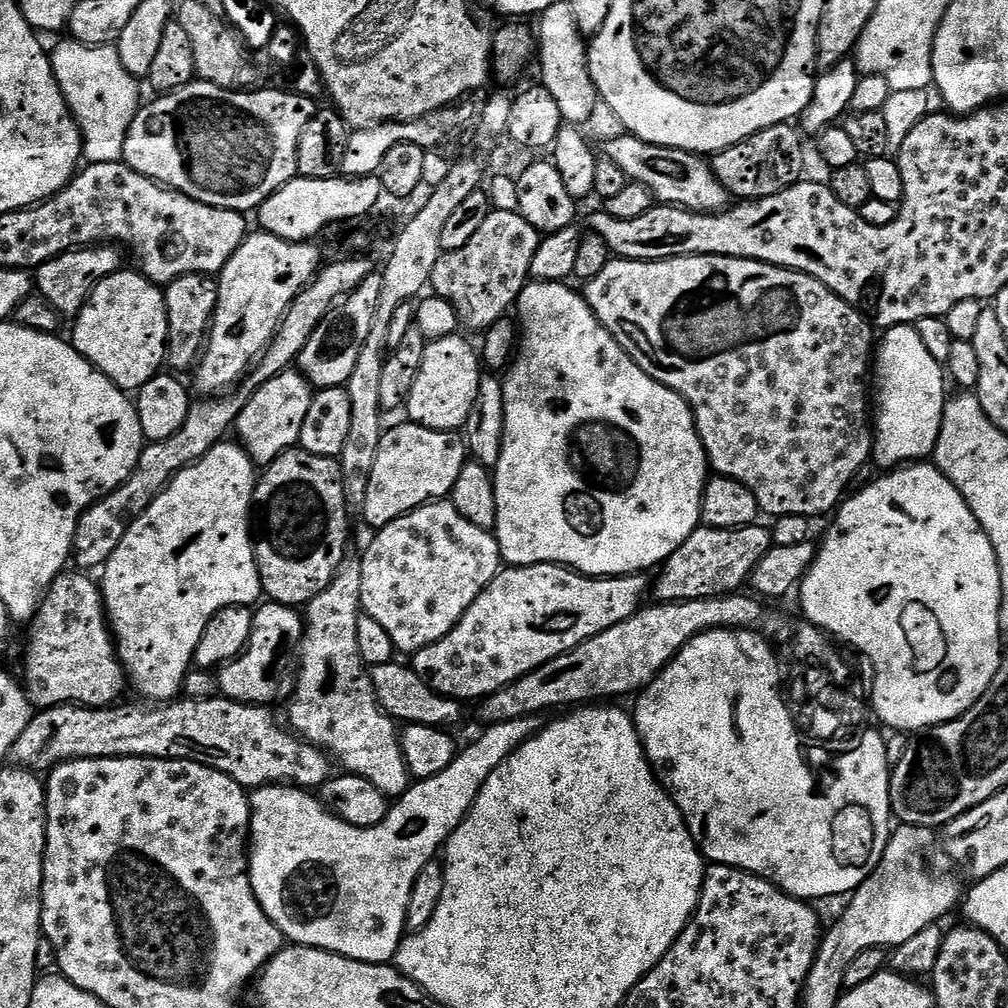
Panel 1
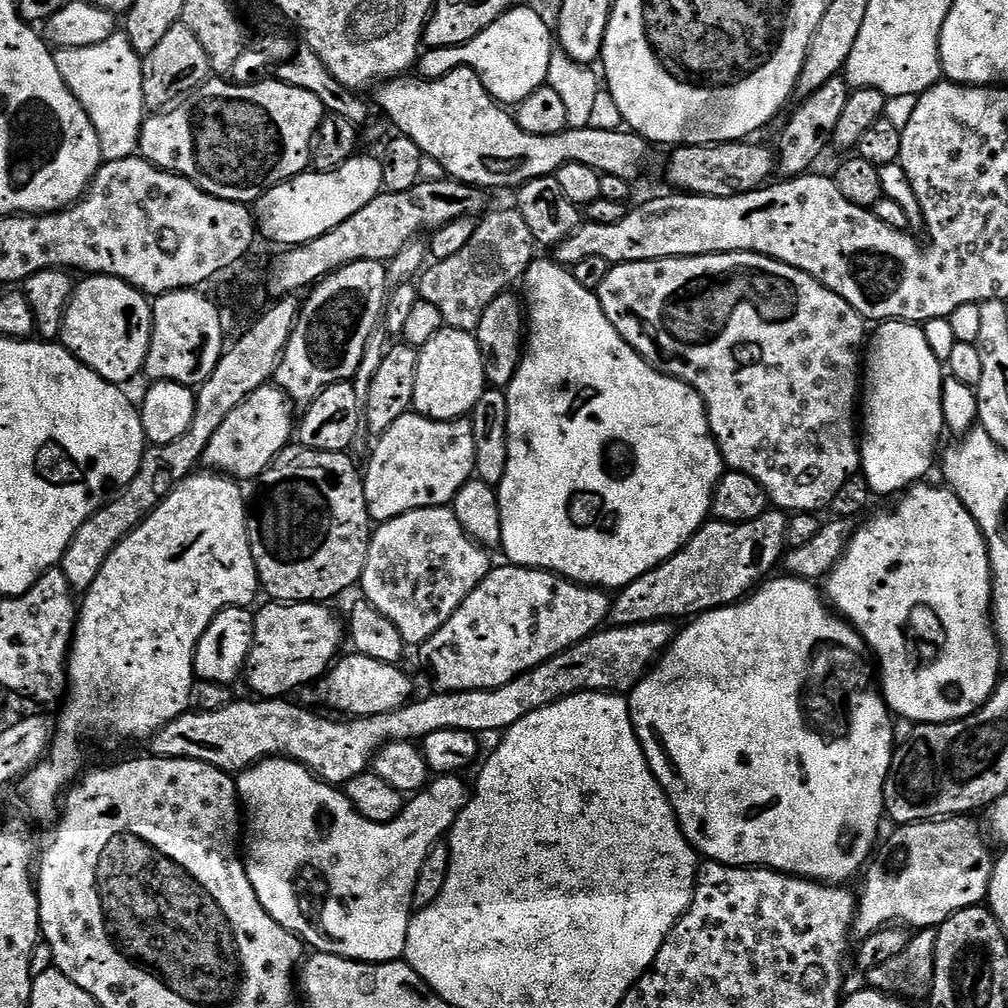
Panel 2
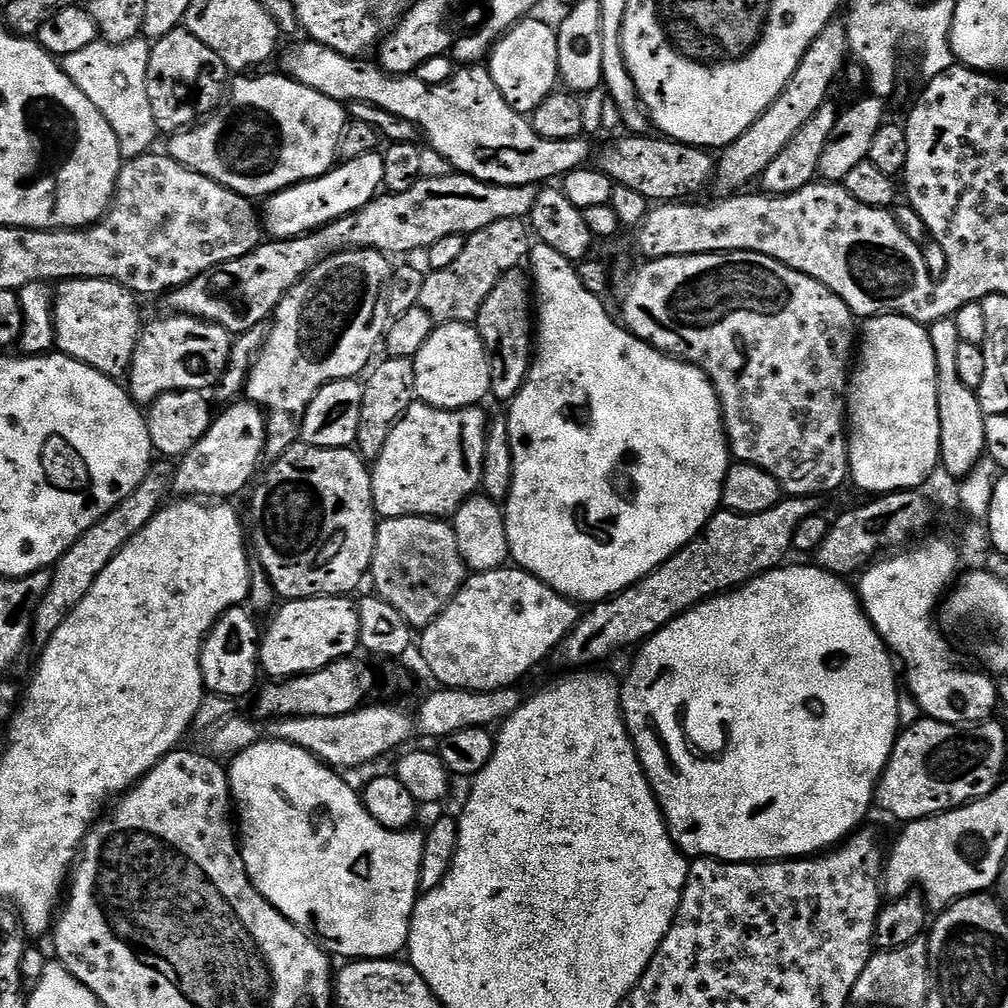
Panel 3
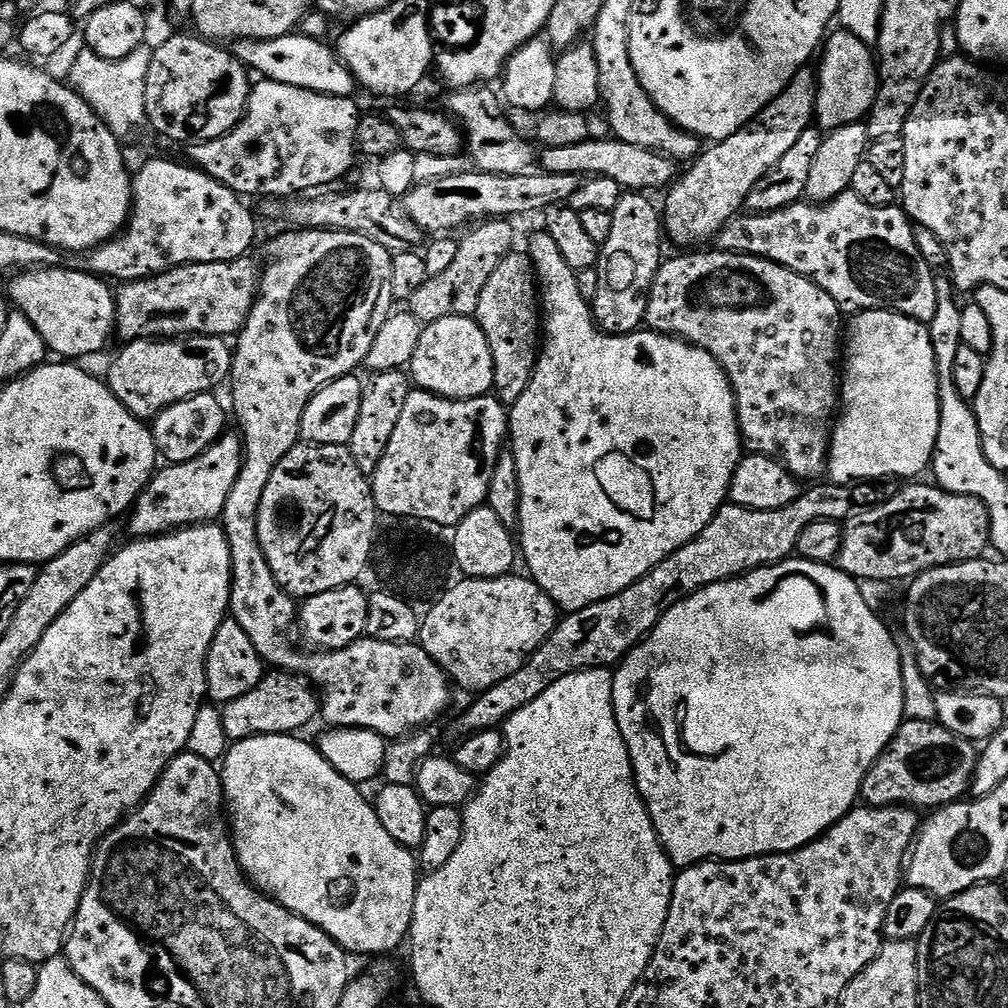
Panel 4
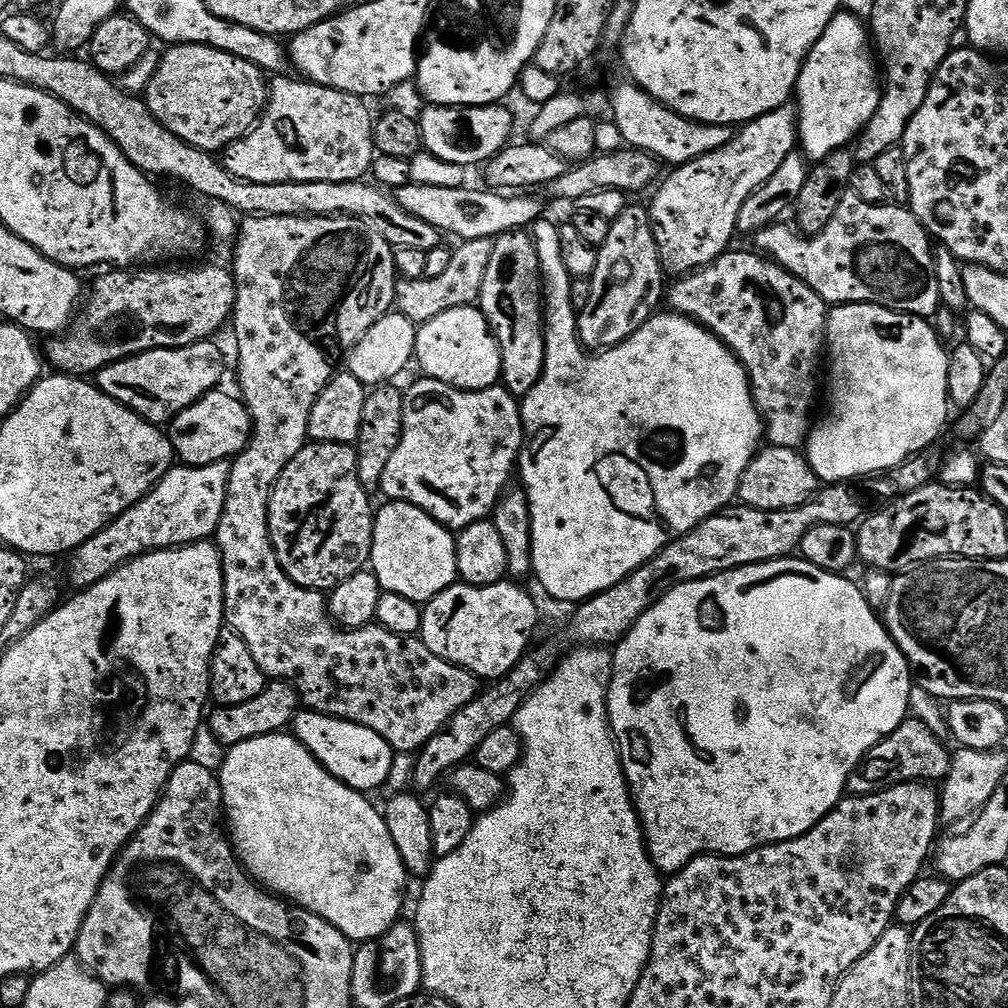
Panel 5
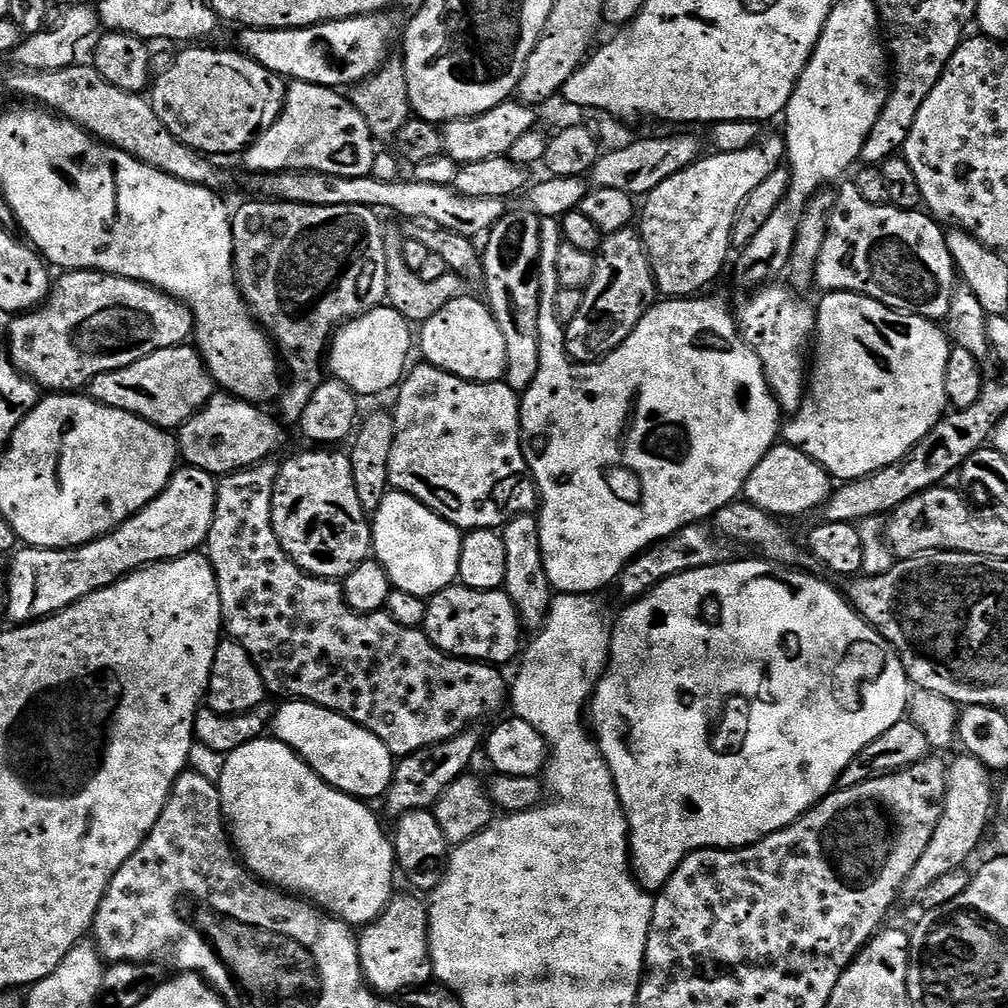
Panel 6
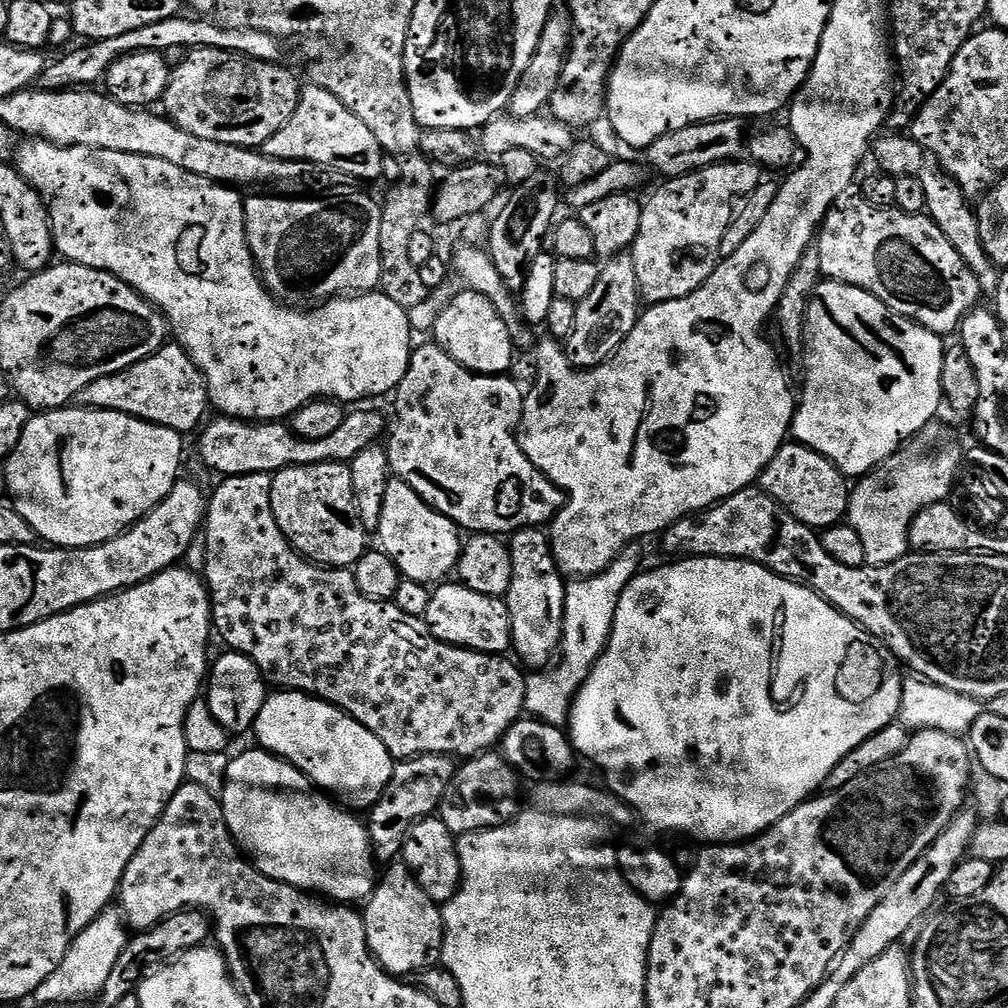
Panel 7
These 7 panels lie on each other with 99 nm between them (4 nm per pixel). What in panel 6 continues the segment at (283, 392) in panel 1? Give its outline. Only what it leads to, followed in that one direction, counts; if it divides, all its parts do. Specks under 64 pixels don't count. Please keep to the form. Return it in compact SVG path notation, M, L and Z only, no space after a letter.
M180 466L172 473L172 480L164 488L164 492L158 498L154 498L154 502L147 504L141 512L131 516L125 524L120 524L108 535L100 536L89 544L77 548L21 547L8 564L6 615L12 619L11 623L19 626L42 620L46 616L55 616L62 609L77 604L92 592L110 586L131 572L147 568L149 564L158 564L161 560L177 560L180 556L188 556L194 551L203 549L210 534L210 526L214 522L217 483L217 477L206 470Z

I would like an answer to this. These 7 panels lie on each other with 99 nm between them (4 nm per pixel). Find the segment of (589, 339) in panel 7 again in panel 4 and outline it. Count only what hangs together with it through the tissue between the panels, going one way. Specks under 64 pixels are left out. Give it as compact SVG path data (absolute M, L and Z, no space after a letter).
M625 191L611 213L614 227L600 250L600 261L595 267L598 294L594 294L590 302L591 319L596 321L601 332L610 336L624 336L627 332L637 331L648 315L648 295L662 263L662 212L652 198L643 192Z

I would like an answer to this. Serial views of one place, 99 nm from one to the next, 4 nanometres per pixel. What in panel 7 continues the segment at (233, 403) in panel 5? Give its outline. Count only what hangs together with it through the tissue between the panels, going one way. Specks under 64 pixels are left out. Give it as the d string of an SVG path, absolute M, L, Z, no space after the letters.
M349 411L338 430L331 432L327 438L317 440L296 435L284 422L253 422L223 414L215 418L217 420L209 419L199 433L200 460L210 471L217 472L220 478L275 474L307 464L348 464L358 453L366 450L366 446L377 443L386 432L384 416L380 412Z

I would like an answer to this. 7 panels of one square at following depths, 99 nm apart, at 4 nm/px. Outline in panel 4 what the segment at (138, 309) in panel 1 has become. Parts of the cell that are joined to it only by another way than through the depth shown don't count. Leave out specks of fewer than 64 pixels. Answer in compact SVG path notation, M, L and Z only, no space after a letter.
M61 266L59 268L30 268L21 271L19 274L13 275L11 277L12 285L6 289L6 295L14 305L15 311L26 314L26 318L30 318L30 322L34 322L34 328L38 330L38 334L42 334L42 338L46 342L49 353L58 355L60 358L76 358L72 356L92 356L95 352L100 352L108 344L108 339L113 339L114 333L116 331L116 298L113 289L108 289L109 285L105 283L103 279L99 276L92 275L91 272L87 270L79 270L80 272L75 272L72 268L67 268L67 266Z

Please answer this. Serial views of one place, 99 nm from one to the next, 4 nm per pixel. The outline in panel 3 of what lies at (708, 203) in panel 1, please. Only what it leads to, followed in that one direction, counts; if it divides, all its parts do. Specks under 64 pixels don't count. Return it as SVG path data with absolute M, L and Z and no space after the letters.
M307 42L301 48L292 48L284 56L283 75L291 76L302 86L318 90L331 100L339 100L347 106L352 103L368 103L378 110L397 116L400 120L412 123L421 137L428 139L428 144L448 164L453 164L457 173L473 176L487 184L502 186L543 185L555 178L563 178L576 168L583 168L593 159L594 148L584 138L574 140L547 140L532 129L531 119L513 110L506 98L499 92L489 69L484 66L464 66L451 78L441 84L427 84L415 74L394 76L384 71L375 63L367 64L367 59L343 56L326 46Z

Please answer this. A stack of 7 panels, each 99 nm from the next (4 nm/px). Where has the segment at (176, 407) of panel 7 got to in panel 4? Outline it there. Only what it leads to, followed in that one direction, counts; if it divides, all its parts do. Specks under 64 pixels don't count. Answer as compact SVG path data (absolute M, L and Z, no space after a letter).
M185 336L158 340L129 340L108 368L106 383L108 389L136 416L155 418L162 410L196 396L199 392L212 392L220 383L229 379L232 370L233 349L222 336Z

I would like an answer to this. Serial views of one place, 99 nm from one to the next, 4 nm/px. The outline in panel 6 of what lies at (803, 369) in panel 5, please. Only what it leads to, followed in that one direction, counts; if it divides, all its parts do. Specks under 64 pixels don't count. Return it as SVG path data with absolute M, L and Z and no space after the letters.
M764 286L759 290L753 291L756 292L752 297L749 298L748 301L745 302L744 305L741 306L740 312L738 308L738 327L740 330L740 335L744 337L744 341L748 343L751 348L758 354L758 358L762 362L762 366L764 367L764 373L766 374L766 378L768 379L768 385L770 386L770 390L774 395L776 395L776 401L780 403L780 411L784 414L794 414L799 408L802 406L802 402L804 401L804 394L808 386L808 381L810 379L810 345L814 340L814 333L816 331L816 309L810 303L807 304L807 299L801 298L797 293L789 290L787 287L781 286L781 288L768 288L772 286Z

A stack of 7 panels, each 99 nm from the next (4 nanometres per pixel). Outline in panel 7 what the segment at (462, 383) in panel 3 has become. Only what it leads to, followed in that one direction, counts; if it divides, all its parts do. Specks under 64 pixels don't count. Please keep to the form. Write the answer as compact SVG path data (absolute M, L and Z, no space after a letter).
M471 290L457 291L456 297L434 317L434 343L446 350L454 362L466 366L471 372L481 372L483 376L498 376L509 371L514 356L510 332L488 298Z

